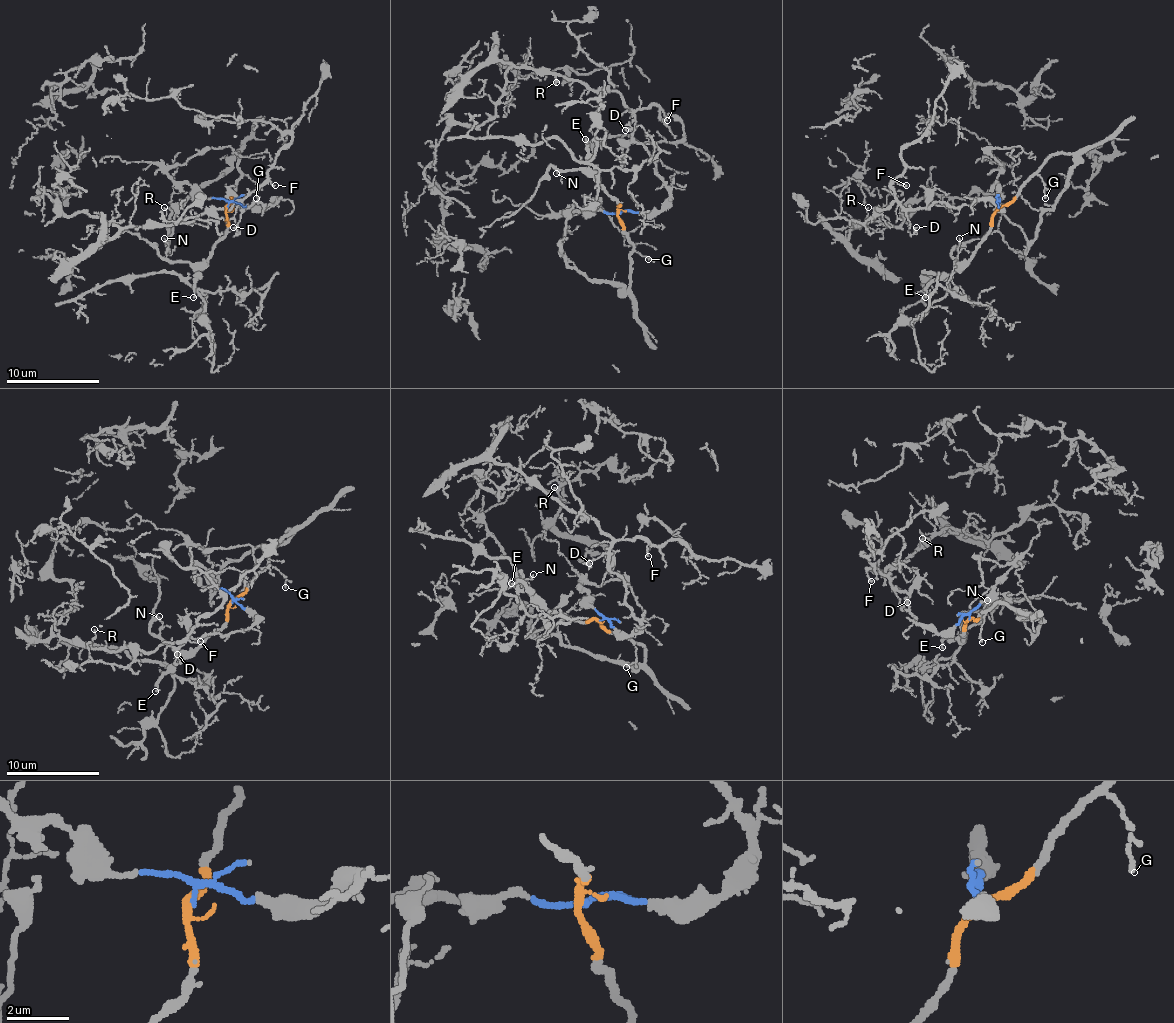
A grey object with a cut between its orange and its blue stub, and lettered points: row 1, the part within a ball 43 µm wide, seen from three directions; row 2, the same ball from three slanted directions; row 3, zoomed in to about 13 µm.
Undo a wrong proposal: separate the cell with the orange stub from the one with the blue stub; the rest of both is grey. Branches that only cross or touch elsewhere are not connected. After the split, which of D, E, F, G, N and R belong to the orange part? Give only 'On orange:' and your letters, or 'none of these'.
On orange: E, G, N

